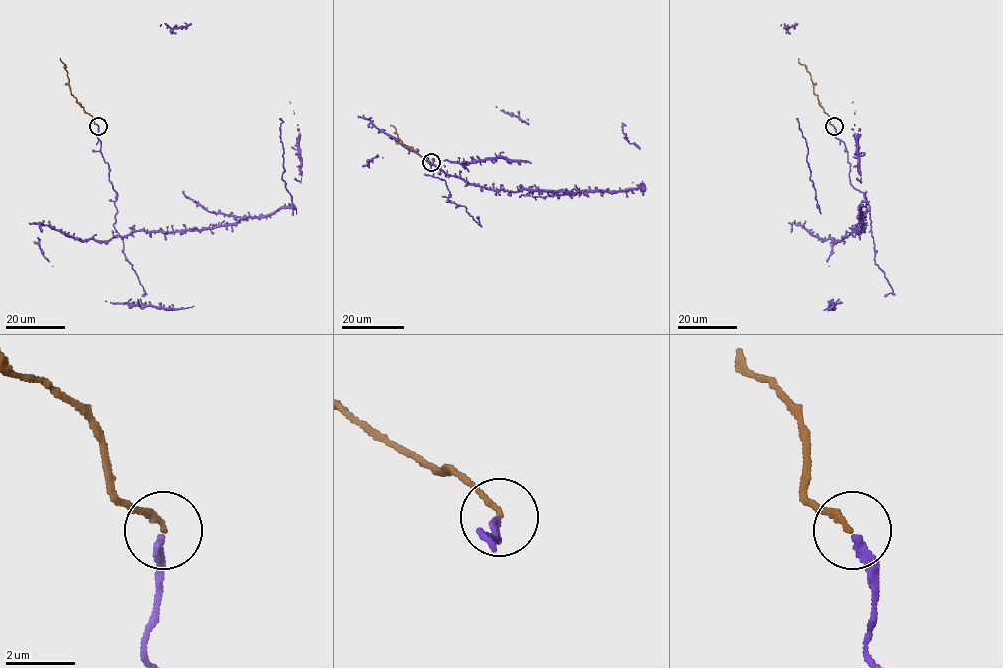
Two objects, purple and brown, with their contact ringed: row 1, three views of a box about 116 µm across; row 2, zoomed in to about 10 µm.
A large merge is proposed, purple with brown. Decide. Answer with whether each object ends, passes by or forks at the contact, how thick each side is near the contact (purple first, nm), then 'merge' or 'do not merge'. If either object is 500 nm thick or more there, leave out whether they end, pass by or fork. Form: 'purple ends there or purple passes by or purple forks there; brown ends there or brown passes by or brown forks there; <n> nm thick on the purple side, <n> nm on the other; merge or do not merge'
purple ends there; brown ends there; 200 nm thick on the purple side, 160 nm on the other; merge

